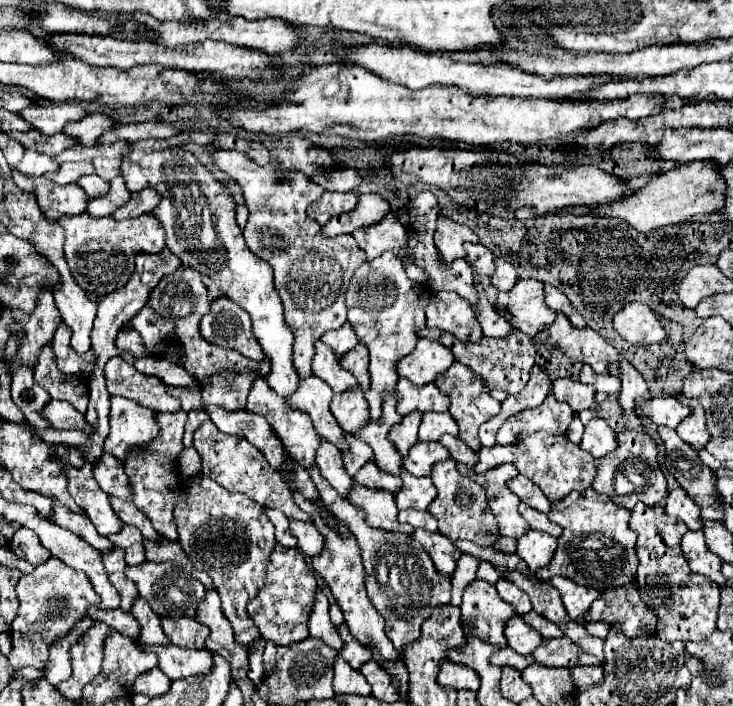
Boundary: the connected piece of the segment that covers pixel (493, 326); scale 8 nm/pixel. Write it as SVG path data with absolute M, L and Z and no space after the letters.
M476 283L476 287L478 287L478 293L480 293L480 305L476 307L476 315L478 315L478 321L482 325L484 335L496 337L496 339L498 337L508 337L508 333L512 333L510 323L504 321L504 317L500 317L500 313L488 303L482 285Z

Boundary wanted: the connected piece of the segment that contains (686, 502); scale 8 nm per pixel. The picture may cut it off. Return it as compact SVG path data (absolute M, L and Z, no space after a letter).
M676 487L668 493L666 497L666 513L668 515L674 515L674 517L680 517L688 529L696 531L696 529L702 529L702 517L700 517L700 507L694 499L688 497L688 493L684 493L684 489Z

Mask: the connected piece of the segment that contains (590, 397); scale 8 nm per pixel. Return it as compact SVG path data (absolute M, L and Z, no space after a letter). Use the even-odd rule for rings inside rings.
M554 379L552 381L552 395L558 401L564 401L572 407L574 418L582 409L592 409L596 407L594 401L594 389L592 385L582 385L580 381L572 381L572 379Z

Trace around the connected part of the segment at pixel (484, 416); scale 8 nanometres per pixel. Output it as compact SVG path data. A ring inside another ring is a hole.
M454 361L444 373L440 373L436 379L434 379L436 387L442 389L442 393L446 393L450 397L450 415L454 417L454 421L458 423L460 427L460 439L474 451L478 451L482 445L480 445L480 439L478 439L478 429L482 423L490 421L494 415L500 413L500 403L494 401L490 397L490 389L480 381L480 377L476 377L472 373L472 369L468 369L466 365L460 365L458 361Z

